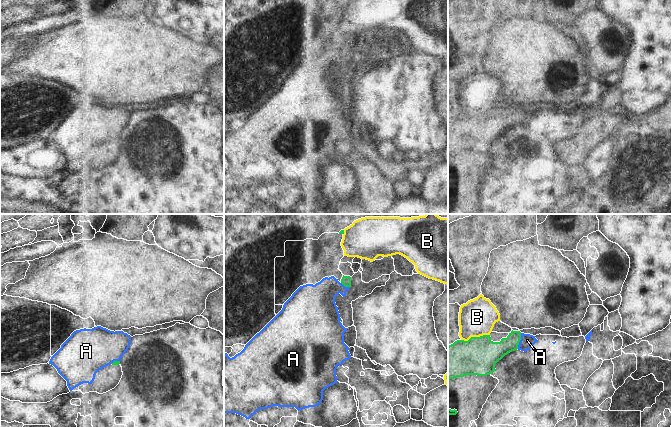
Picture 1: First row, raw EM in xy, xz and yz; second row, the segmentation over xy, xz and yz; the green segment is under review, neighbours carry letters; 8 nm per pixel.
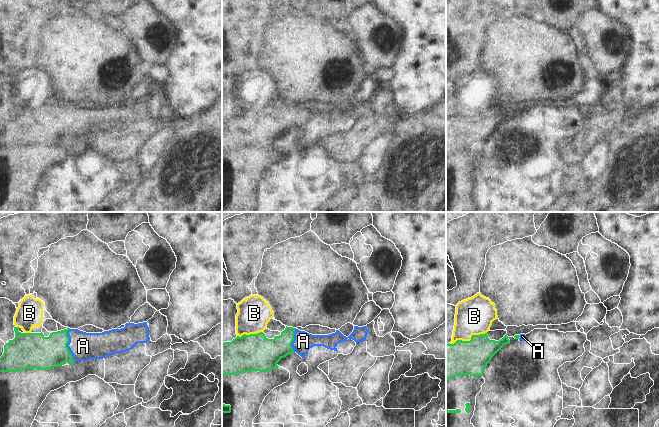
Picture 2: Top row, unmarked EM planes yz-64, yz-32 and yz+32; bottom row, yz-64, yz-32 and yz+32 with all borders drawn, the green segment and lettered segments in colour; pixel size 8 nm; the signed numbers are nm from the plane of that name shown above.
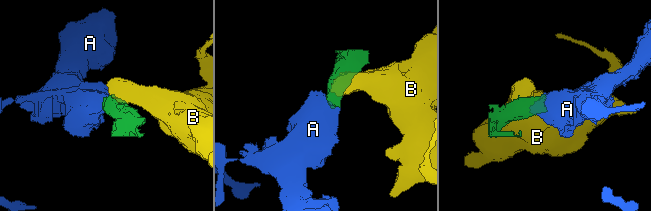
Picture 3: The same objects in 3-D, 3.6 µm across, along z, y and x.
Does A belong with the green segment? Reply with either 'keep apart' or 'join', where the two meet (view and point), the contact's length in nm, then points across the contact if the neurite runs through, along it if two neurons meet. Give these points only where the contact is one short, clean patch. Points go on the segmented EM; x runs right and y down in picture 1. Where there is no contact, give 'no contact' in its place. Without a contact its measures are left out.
join | yz (519, 341) | 130 nm | across yz (490, 352), (519, 341), (527, 340)

